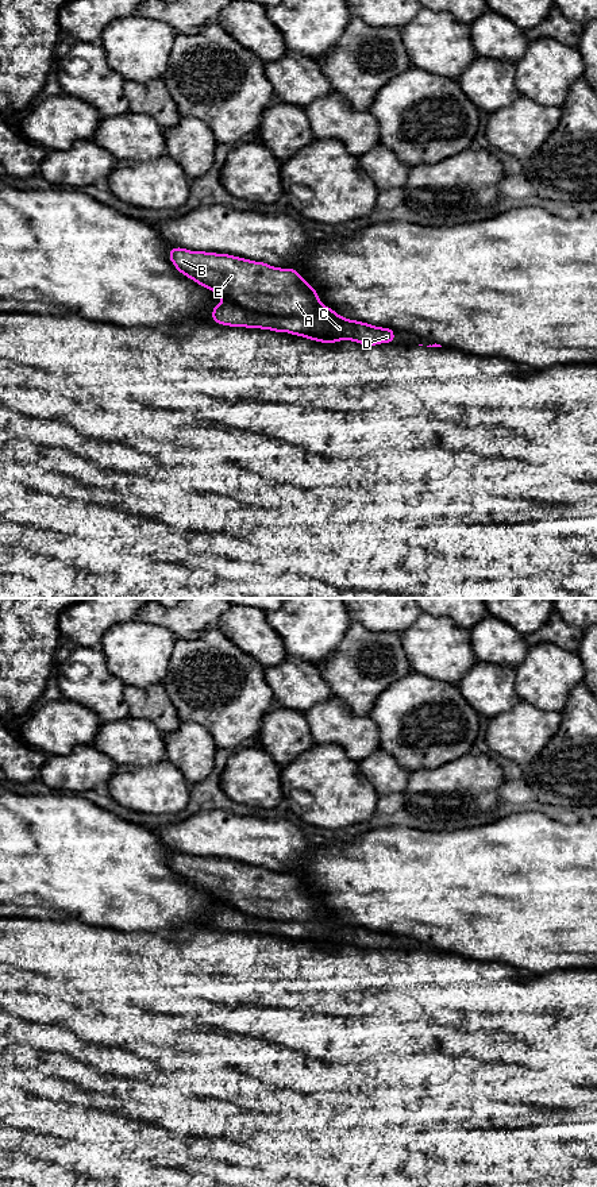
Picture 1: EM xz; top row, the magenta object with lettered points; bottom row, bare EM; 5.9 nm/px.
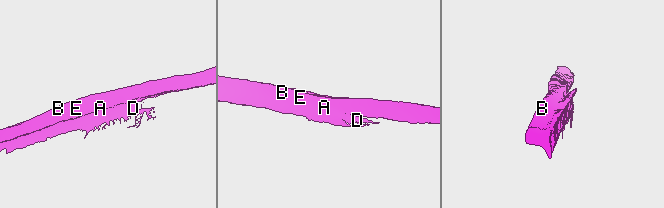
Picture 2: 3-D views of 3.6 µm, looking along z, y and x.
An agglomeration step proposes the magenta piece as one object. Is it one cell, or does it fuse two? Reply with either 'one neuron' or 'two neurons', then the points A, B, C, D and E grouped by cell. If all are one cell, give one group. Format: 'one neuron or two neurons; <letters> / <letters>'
two neurons; A B E / C D

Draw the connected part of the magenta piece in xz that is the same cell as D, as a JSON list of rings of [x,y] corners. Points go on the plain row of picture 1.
[[[220,907],[212,913],[212,926],[227,932],[244,932],[288,937],[319,948],[353,945],[363,951],[396,948],[394,934],[375,932],[358,925],[348,925],[339,918],[307,922],[280,922],[230,907]]]

